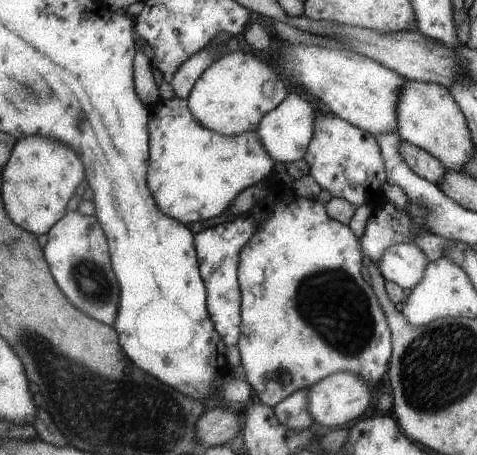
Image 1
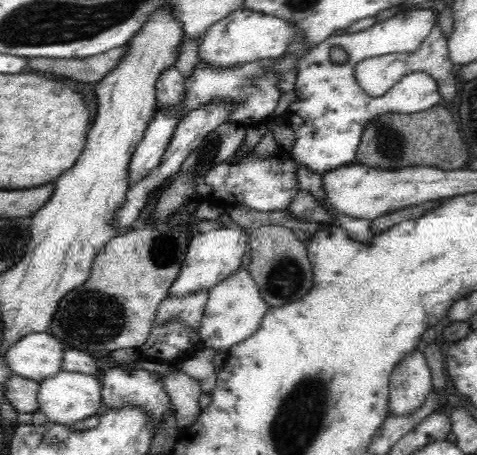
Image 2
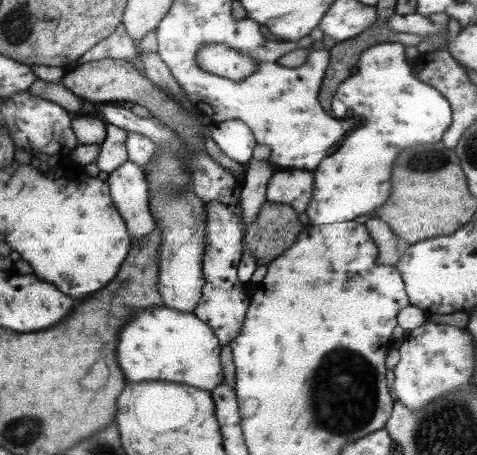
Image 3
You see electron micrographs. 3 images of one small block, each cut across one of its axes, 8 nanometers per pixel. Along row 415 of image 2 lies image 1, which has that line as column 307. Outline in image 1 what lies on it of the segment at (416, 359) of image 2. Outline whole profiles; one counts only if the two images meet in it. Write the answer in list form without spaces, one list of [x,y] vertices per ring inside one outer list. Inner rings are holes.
[[[337,372],[331,374],[323,380],[319,380],[317,384],[313,384],[307,392],[305,392],[305,408],[307,414],[311,416],[311,420],[323,428],[335,428],[357,420],[369,406],[369,388],[355,376],[351,376],[349,372]]]

